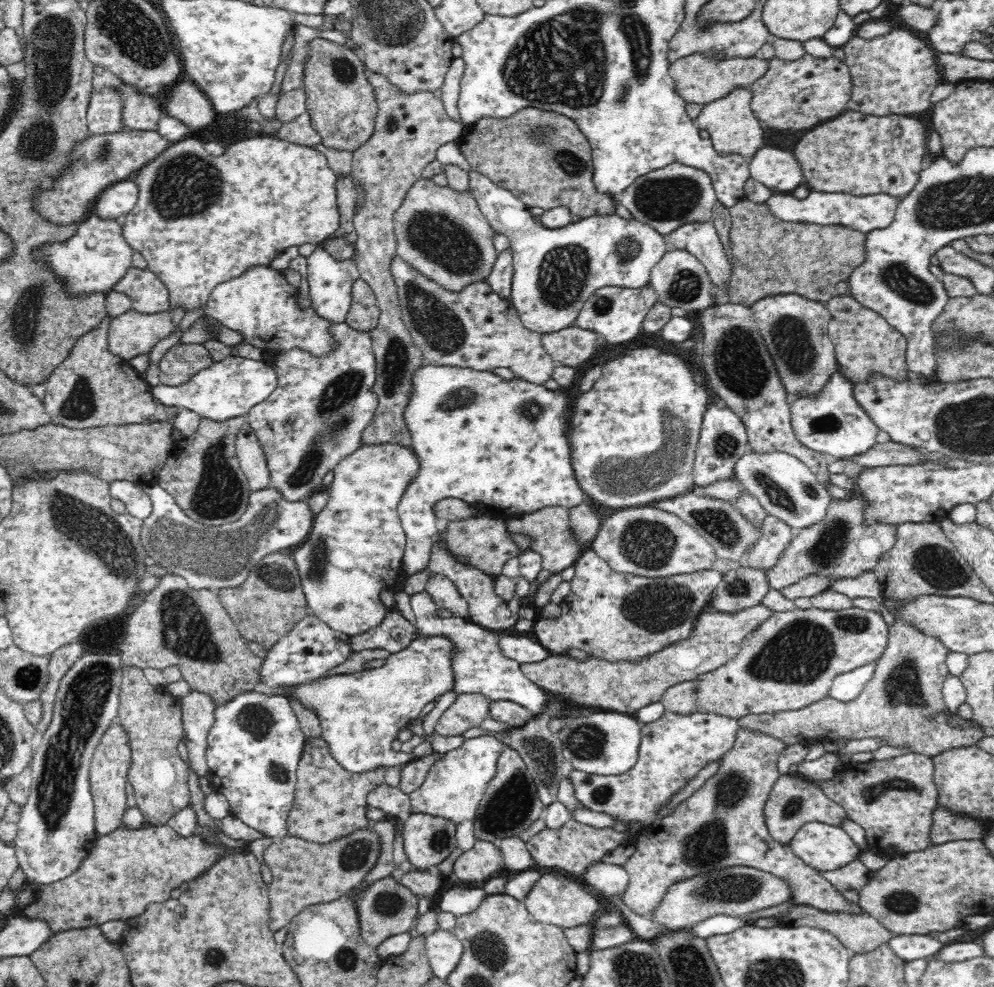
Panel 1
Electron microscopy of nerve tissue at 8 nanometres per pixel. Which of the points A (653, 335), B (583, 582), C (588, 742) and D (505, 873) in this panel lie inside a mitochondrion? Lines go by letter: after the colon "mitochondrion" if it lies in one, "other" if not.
A: other
B: other
C: mitochondrion
D: other

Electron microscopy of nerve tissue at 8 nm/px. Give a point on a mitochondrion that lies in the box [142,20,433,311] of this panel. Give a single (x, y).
(187, 185)

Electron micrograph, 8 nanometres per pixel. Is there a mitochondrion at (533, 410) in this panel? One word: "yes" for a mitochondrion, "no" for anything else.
yes

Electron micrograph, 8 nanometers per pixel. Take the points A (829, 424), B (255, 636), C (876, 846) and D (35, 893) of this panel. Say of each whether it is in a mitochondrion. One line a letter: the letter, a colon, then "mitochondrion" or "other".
A: mitochondrion
B: other
C: other
D: other

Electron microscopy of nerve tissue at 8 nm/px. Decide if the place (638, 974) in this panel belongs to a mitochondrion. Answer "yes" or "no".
yes

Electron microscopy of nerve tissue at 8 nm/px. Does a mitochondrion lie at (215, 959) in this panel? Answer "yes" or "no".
yes

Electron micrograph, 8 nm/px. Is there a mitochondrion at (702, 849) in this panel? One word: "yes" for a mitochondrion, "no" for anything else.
yes

